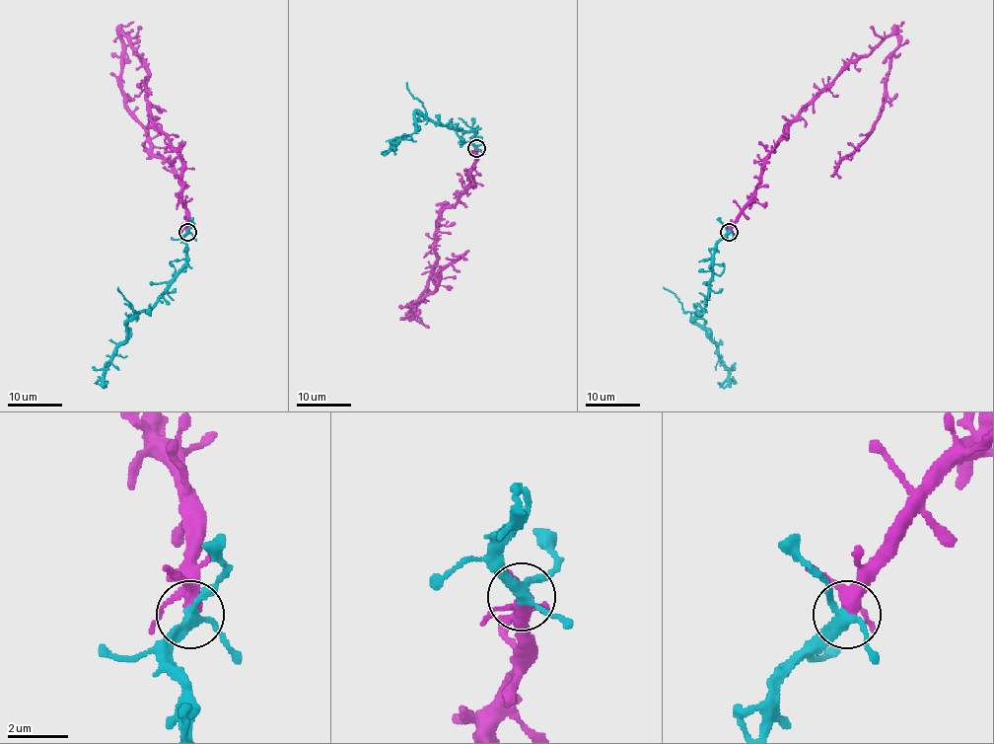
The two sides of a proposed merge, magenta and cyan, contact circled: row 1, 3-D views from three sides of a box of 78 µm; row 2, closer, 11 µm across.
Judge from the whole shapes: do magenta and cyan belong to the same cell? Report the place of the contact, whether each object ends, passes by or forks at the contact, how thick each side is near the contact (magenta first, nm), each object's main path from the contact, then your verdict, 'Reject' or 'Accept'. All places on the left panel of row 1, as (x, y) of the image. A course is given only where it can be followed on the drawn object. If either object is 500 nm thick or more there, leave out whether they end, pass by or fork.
Place: (187, 232). At the ring magenta forks. At the ring cyan forks. Thickness 260 nm (magenta) against 280 nm. Course of magenta: (186, 231), (182, 159), (153, 121), (147, 67), (119, 36), (125, 110), (146, 134), (150, 149), (178, 178). Course of cyan: (186, 231), (185, 266), (158, 300), (128, 320), (126, 339), (117, 349), (104, 381), (97, 383). Accept

